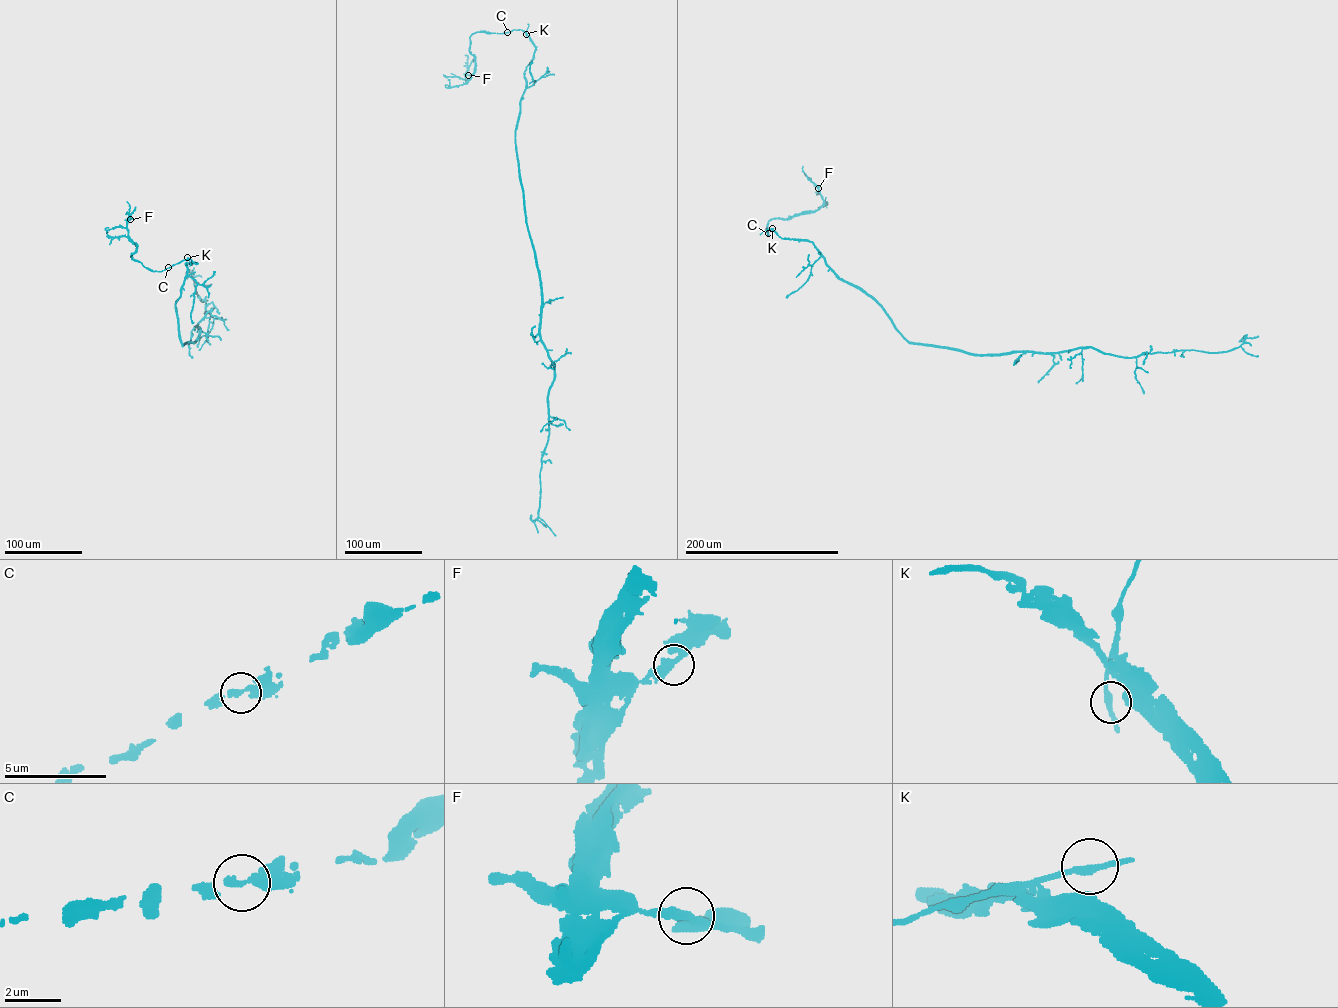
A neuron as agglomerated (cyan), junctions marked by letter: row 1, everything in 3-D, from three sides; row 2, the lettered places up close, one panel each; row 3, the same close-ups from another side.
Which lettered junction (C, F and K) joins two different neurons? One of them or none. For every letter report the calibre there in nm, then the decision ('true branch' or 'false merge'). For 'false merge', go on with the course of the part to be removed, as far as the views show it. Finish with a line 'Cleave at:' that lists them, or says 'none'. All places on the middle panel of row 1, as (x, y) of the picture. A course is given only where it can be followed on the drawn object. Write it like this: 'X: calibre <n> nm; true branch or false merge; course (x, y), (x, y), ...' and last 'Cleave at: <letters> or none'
C: calibre 240 nm; true branch
F: calibre 320 nm; true branch
K: calibre 240 nm; true branch
Cleave at: none

